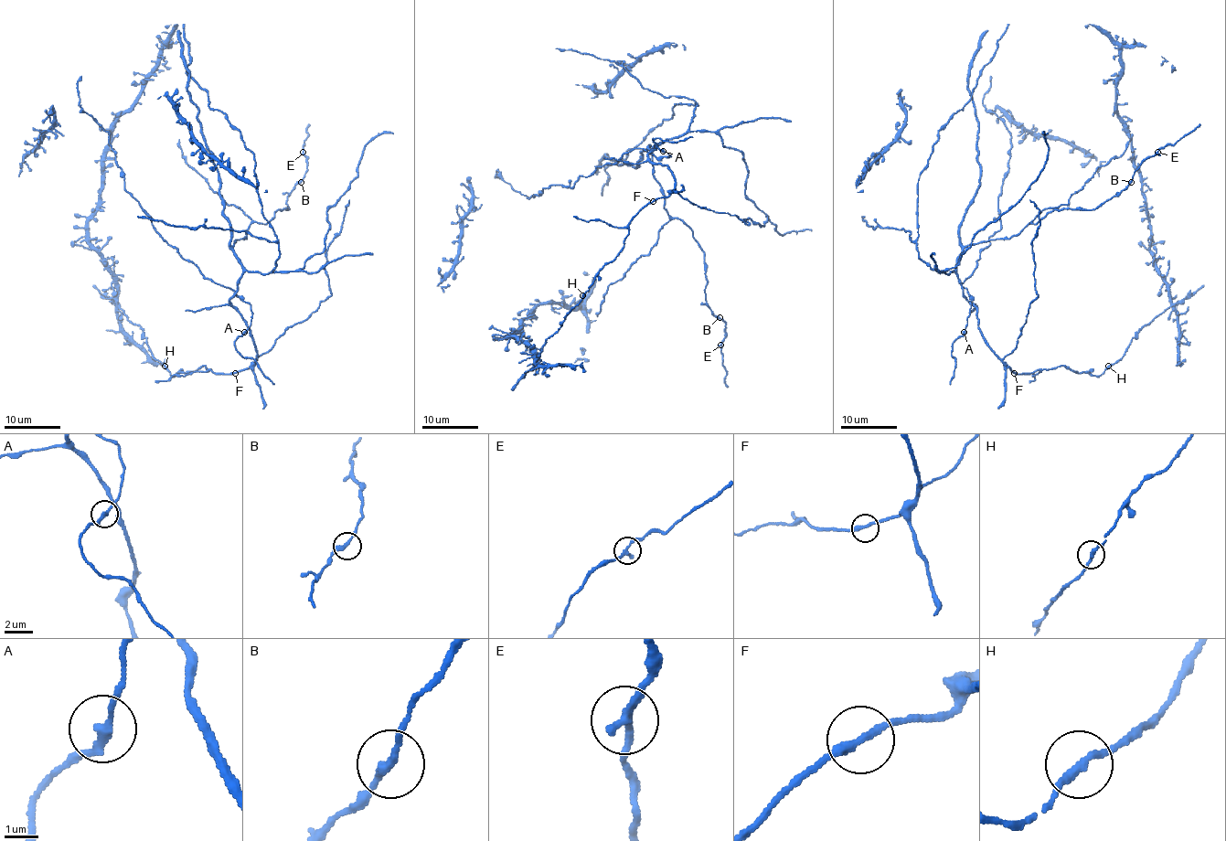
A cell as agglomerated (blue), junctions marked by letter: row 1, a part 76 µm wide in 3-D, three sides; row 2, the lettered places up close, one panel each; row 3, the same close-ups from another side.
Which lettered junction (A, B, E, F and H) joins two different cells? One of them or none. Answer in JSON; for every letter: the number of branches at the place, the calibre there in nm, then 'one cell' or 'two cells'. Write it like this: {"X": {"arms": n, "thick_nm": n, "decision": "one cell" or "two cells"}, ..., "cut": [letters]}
{"A": {"arms": 2, "thick_nm": 240, "decision": "one cell"}, "B": {"arms": 2, "thick_nm": 240, "decision": "one cell"}, "E": {"arms": 2, "thick_nm": 240, "decision": "one cell"}, "F": {"arms": 2, "thick_nm": 240, "decision": "one cell"}, "H": {"arms": 2, "thick_nm": 240, "decision": "one cell"}, "cut": []}

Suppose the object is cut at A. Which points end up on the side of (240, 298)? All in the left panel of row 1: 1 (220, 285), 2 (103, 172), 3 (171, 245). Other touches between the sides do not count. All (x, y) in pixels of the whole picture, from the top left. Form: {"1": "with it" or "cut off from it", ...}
{"1": "with it", "2": "cut off from it", "3": "with it"}

